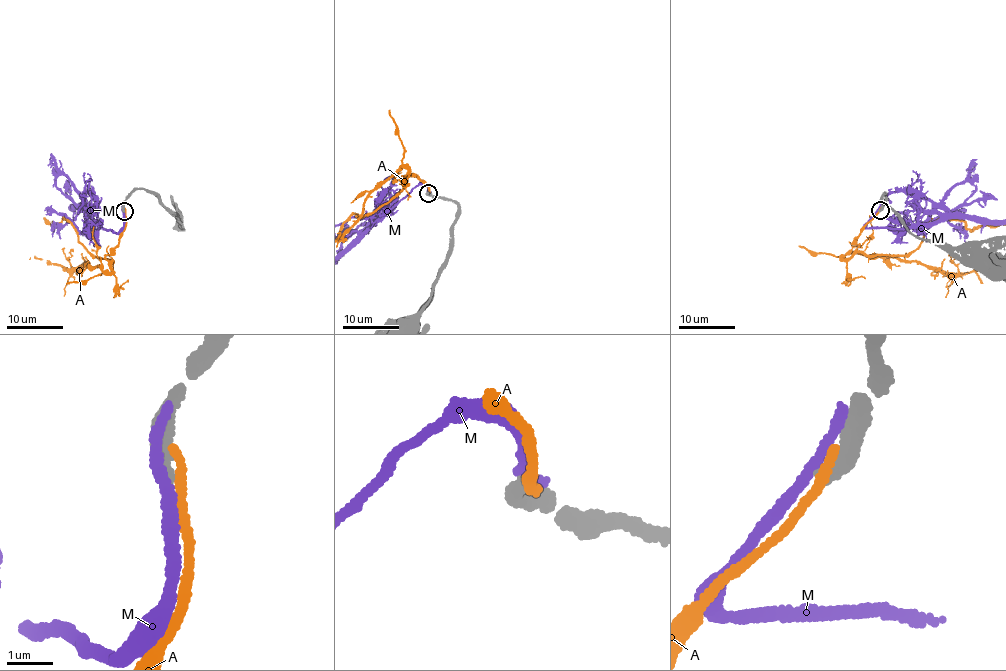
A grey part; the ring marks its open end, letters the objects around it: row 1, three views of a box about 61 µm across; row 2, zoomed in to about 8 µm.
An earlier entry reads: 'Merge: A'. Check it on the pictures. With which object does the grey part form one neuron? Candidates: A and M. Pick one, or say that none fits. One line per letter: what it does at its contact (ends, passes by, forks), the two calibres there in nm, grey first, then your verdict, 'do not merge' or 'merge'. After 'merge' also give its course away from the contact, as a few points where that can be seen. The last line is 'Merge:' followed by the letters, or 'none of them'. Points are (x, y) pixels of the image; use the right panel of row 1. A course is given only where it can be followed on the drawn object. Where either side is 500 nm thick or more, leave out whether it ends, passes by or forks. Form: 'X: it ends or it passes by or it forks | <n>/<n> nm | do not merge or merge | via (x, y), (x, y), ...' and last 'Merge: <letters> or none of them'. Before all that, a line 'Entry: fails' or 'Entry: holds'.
Entry: fails
A: it ends | 360/240 nm | do not merge
M: it ends | 440/280 nm | do not merge
Merge: none of them

